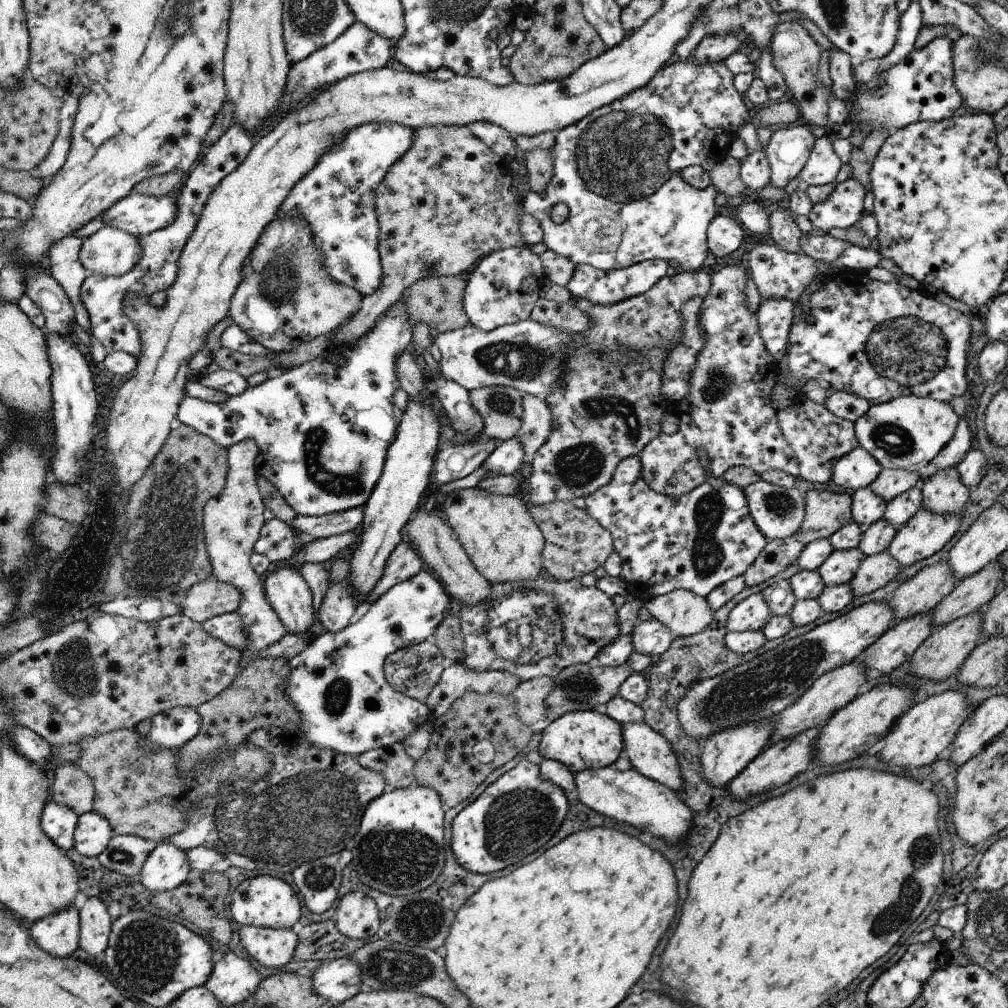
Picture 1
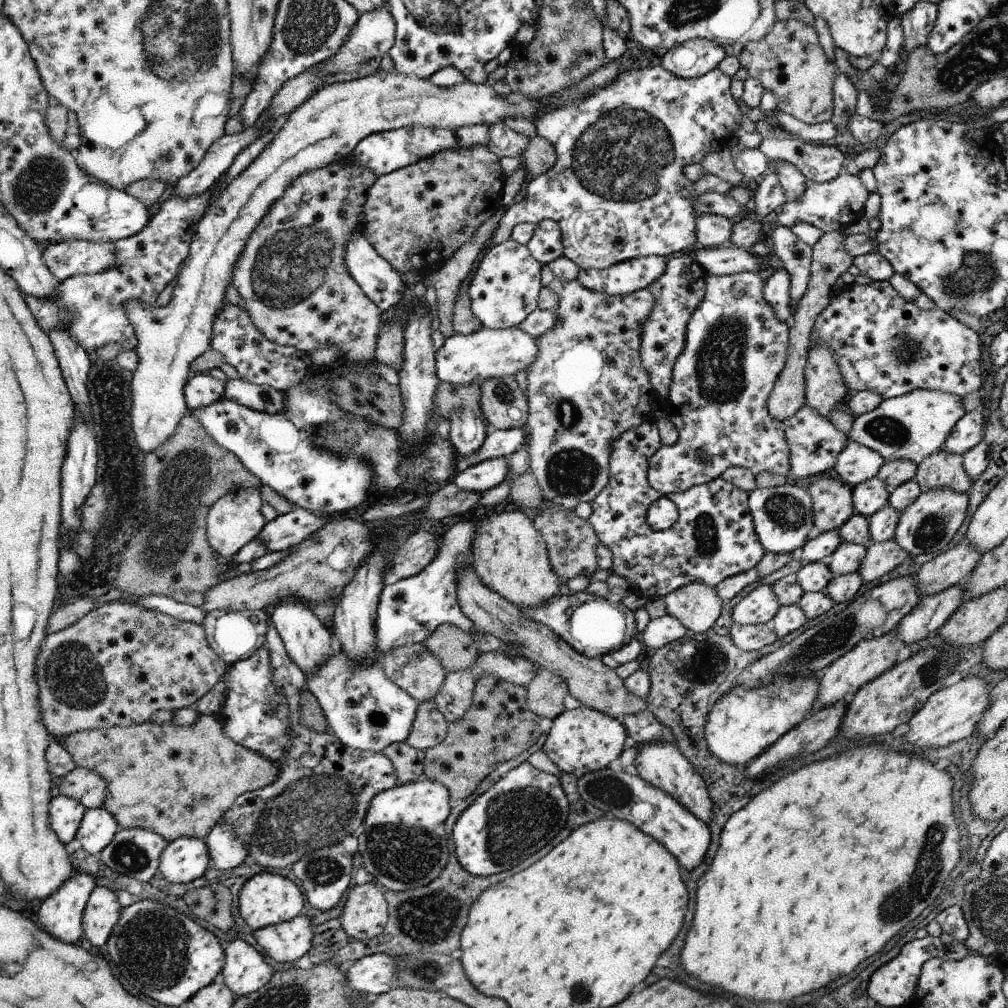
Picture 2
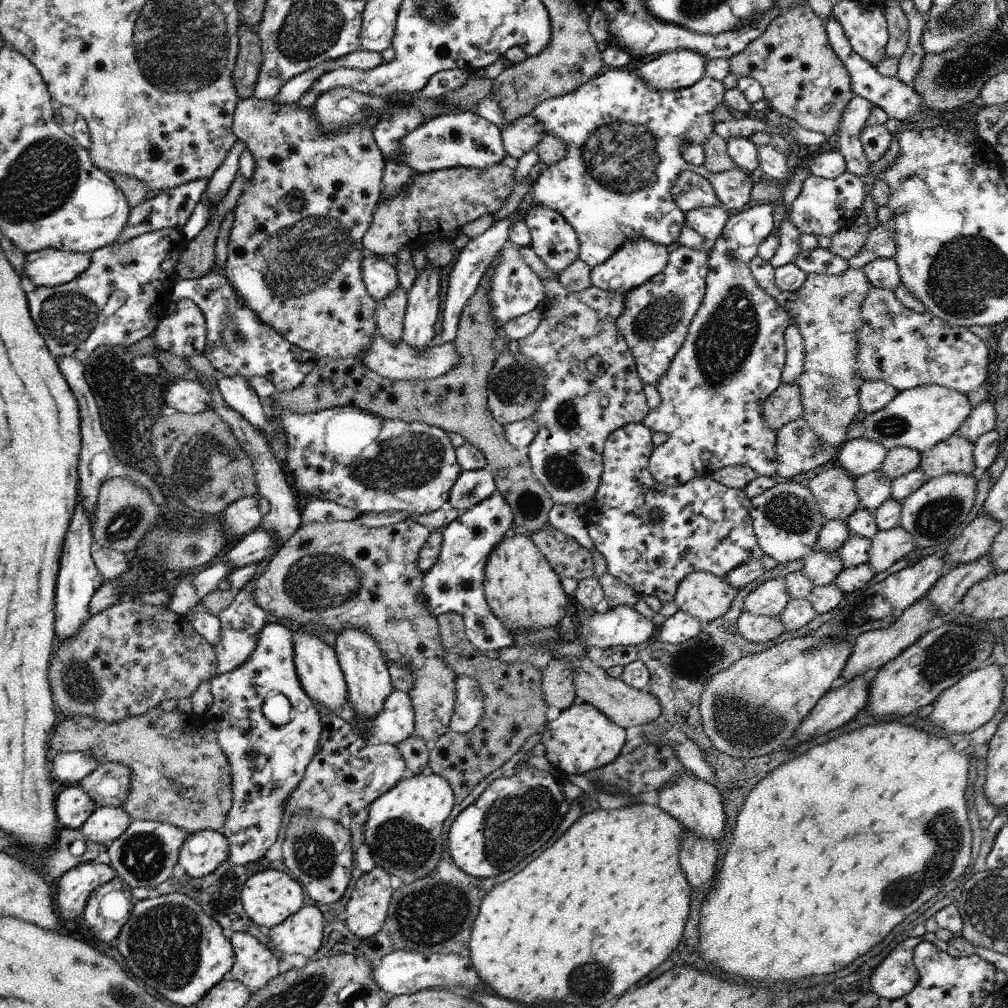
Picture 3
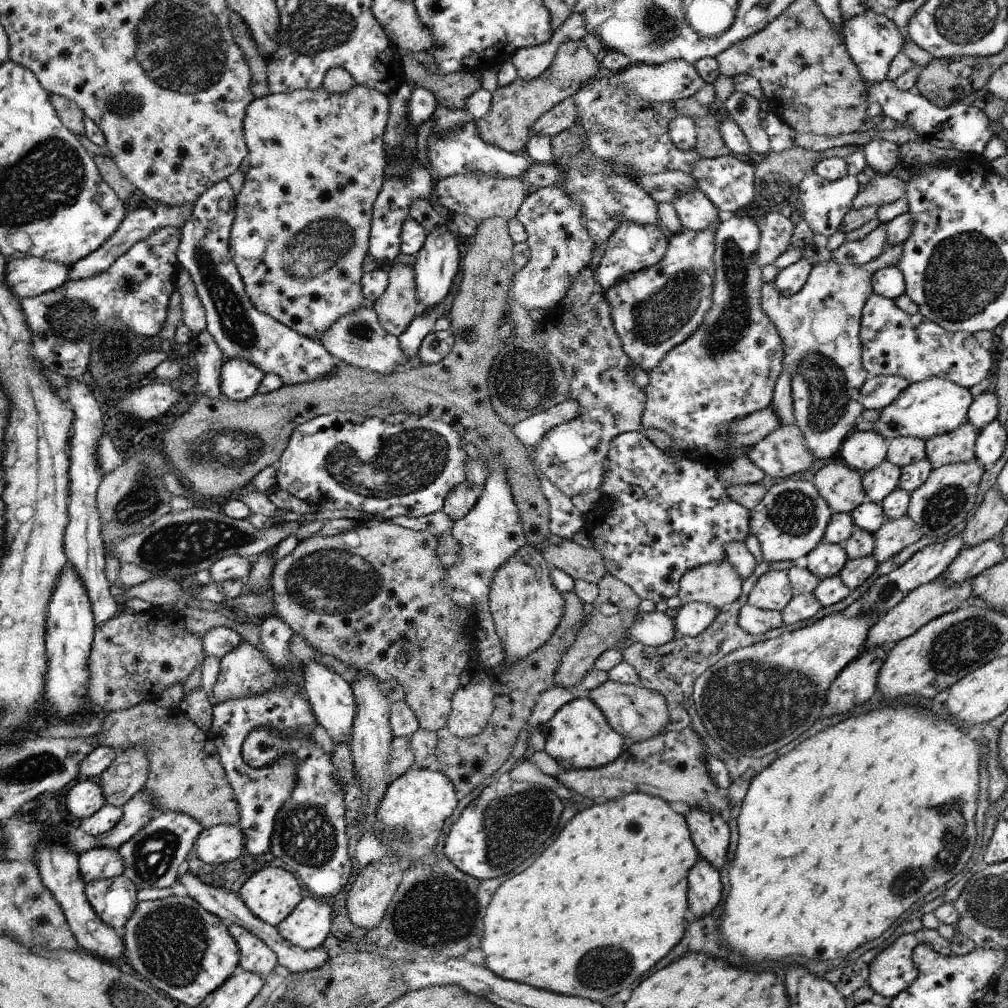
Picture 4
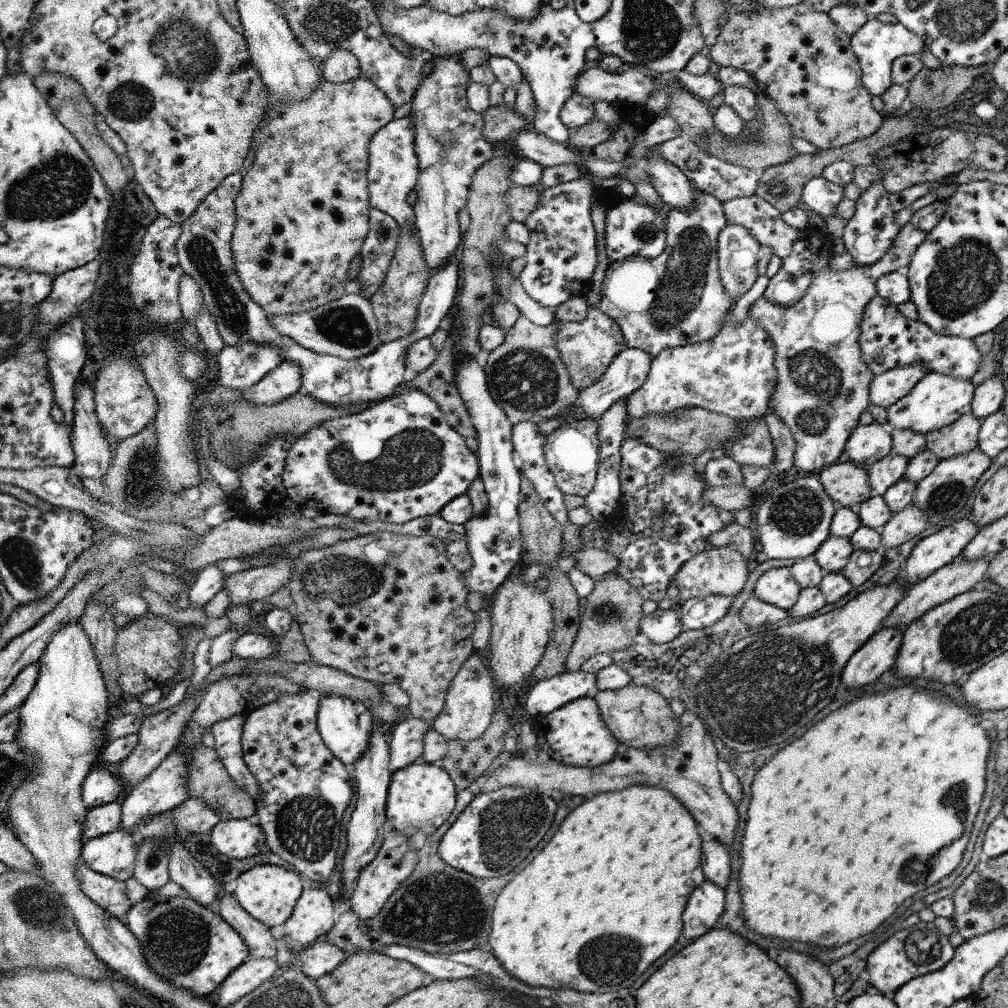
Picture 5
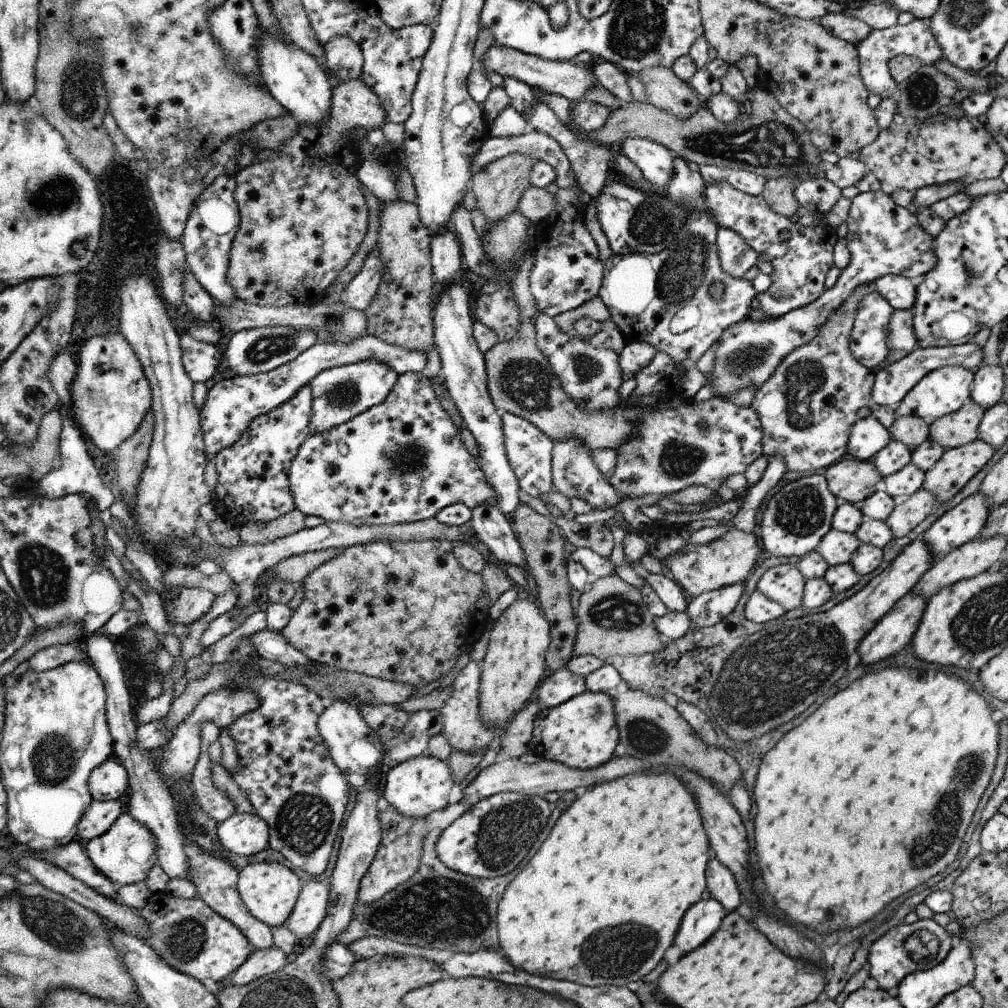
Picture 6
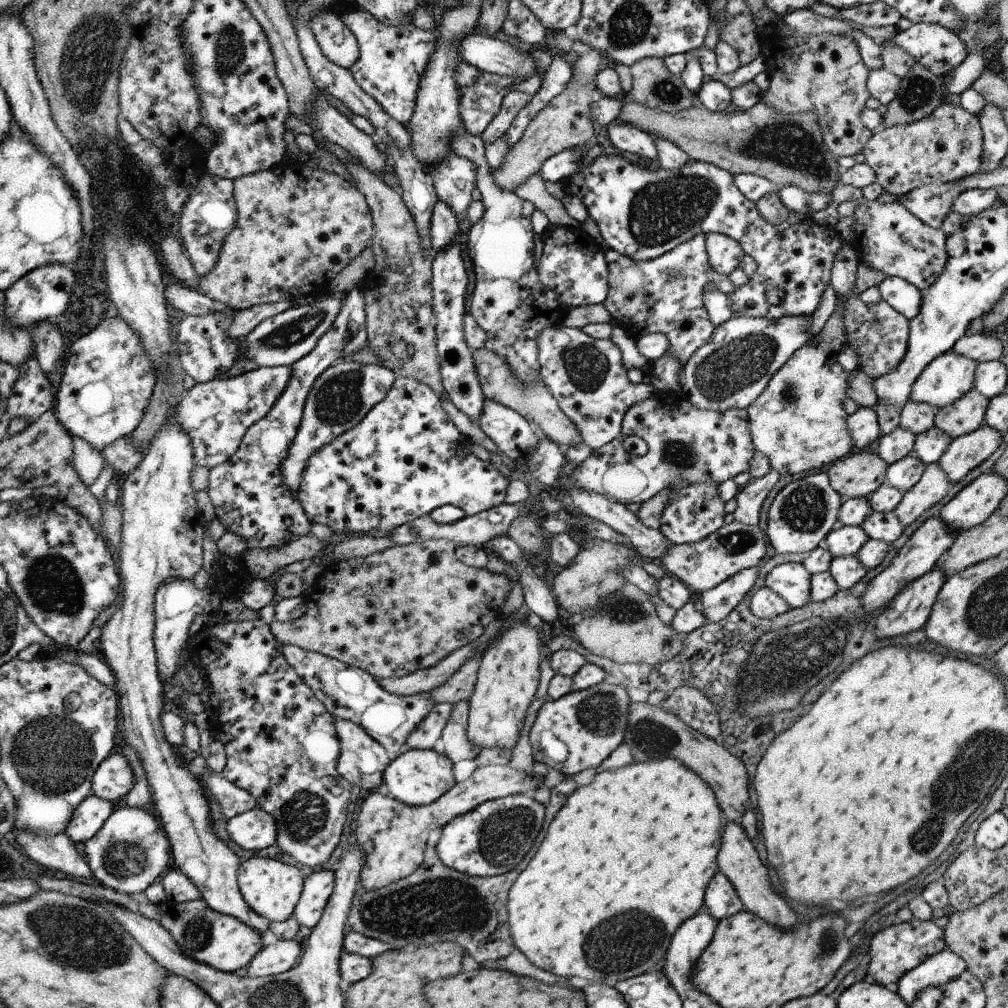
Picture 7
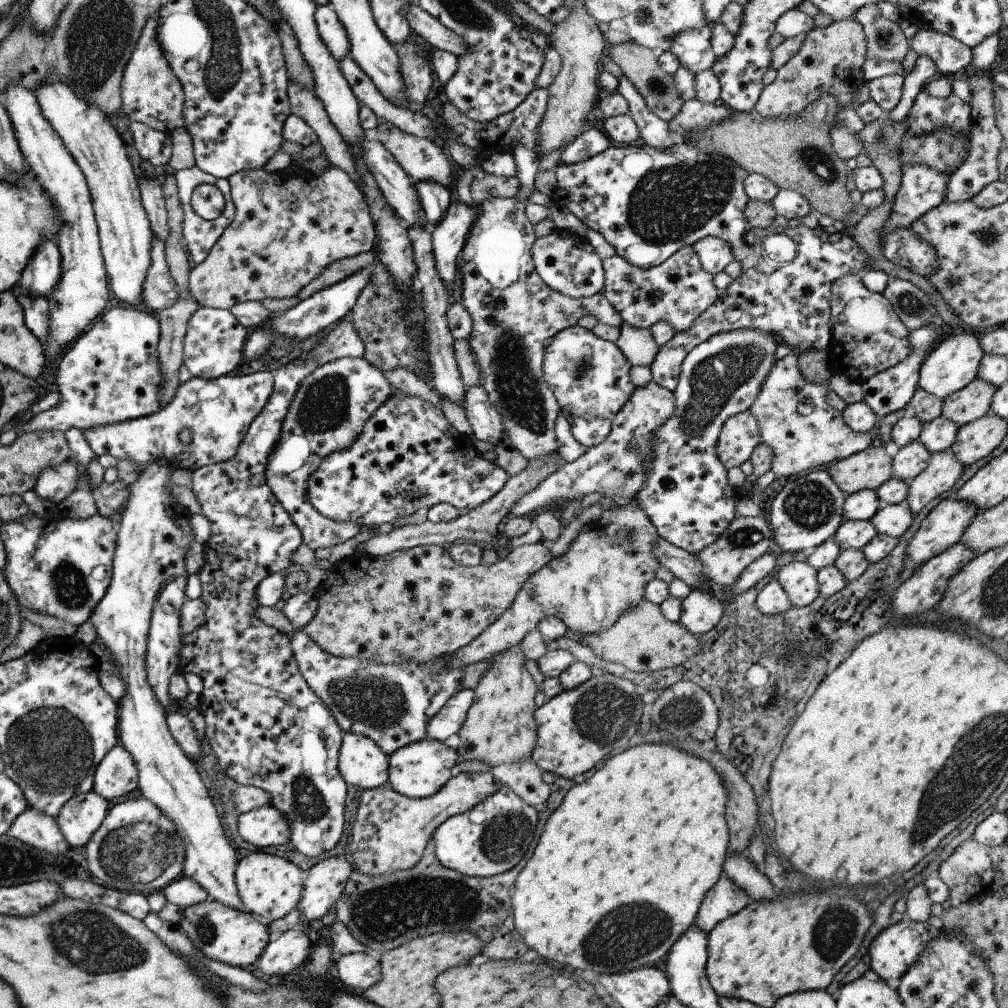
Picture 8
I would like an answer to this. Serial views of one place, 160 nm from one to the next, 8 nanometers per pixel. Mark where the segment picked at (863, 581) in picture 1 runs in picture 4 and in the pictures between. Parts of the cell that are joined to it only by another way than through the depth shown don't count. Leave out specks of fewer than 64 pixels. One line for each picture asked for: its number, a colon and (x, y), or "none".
2: (883, 557)
3: (887, 546)
4: (894, 535)

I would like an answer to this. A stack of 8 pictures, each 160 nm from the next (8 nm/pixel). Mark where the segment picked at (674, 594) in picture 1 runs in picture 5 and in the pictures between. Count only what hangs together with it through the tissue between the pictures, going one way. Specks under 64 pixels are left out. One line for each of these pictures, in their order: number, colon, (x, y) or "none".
2: (697, 606)
3: (704, 595)
4: (718, 584)
5: (720, 571)

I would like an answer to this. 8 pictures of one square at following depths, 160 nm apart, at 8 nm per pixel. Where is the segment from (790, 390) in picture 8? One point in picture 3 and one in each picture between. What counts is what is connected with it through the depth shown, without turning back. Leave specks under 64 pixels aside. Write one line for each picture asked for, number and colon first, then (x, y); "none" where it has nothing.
3: (827, 308)
4: (820, 327)
5: (822, 386)
6: (806, 408)
7: (798, 422)

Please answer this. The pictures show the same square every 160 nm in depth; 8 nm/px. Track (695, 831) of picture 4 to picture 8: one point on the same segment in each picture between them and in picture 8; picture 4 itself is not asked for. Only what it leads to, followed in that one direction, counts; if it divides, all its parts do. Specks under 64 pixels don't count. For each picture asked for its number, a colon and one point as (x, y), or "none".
5: (715, 860)
6: (721, 884)
7: (721, 900)
8: (724, 899)

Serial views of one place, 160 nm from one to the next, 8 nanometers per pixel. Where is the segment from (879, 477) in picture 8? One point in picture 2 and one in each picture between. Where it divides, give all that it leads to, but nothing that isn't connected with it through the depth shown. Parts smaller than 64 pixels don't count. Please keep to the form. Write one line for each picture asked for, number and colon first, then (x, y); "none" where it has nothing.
2: (832, 500)
3: (834, 489)
4: (841, 486)
5: (846, 482)
6: (853, 480)
7: (859, 474)

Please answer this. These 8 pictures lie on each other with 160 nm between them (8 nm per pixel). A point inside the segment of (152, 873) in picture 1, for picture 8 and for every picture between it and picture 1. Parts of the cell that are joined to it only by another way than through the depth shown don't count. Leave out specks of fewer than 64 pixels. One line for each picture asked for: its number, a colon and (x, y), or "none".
2: (185, 859)
3: (202, 852)
4: (222, 843)
5: (236, 838)
6: (245, 834)
7: (255, 829)
8: (265, 826)

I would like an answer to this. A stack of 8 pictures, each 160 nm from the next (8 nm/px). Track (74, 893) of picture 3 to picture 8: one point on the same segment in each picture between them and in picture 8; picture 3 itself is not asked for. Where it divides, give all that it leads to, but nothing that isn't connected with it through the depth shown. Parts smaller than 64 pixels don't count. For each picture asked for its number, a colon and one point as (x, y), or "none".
4: (98, 863)
5: (114, 854)
6: (126, 853)
7: (131, 850)
8: (138, 848)

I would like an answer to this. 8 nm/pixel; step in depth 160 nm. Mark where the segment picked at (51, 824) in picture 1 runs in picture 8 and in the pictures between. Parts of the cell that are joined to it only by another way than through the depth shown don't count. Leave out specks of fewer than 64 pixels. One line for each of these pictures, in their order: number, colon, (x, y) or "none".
2: (67, 813)
3: (74, 806)
4: (85, 798)
5: (102, 787)
6: (109, 781)
7: (114, 778)
8: (117, 776)

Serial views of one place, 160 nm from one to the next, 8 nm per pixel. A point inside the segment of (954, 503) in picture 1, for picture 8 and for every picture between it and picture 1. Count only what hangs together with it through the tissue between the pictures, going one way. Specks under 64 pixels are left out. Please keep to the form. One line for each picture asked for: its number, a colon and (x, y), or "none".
2: (942, 469)
3: (955, 454)
4: (959, 445)
5: (961, 436)
6: (958, 428)
7: (966, 414)
8: (974, 400)

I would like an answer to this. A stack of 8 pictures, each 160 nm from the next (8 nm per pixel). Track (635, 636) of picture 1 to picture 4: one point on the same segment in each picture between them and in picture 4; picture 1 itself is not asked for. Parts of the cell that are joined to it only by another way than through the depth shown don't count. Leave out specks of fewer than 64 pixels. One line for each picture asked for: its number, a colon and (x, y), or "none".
2: (659, 632)
3: (682, 626)
4: (690, 619)

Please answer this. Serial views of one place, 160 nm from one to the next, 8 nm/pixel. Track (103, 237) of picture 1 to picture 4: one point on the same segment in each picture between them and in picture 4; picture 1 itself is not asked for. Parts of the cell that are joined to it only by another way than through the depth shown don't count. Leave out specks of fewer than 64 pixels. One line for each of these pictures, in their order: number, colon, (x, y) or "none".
2: (68, 258)
3: (49, 267)
4: (28, 277)

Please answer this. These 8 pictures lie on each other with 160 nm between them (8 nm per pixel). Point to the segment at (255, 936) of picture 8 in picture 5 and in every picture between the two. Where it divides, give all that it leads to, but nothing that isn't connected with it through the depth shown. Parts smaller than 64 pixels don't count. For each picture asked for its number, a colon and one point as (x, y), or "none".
5: (189, 944)
6: (186, 933)
7: (222, 941)

